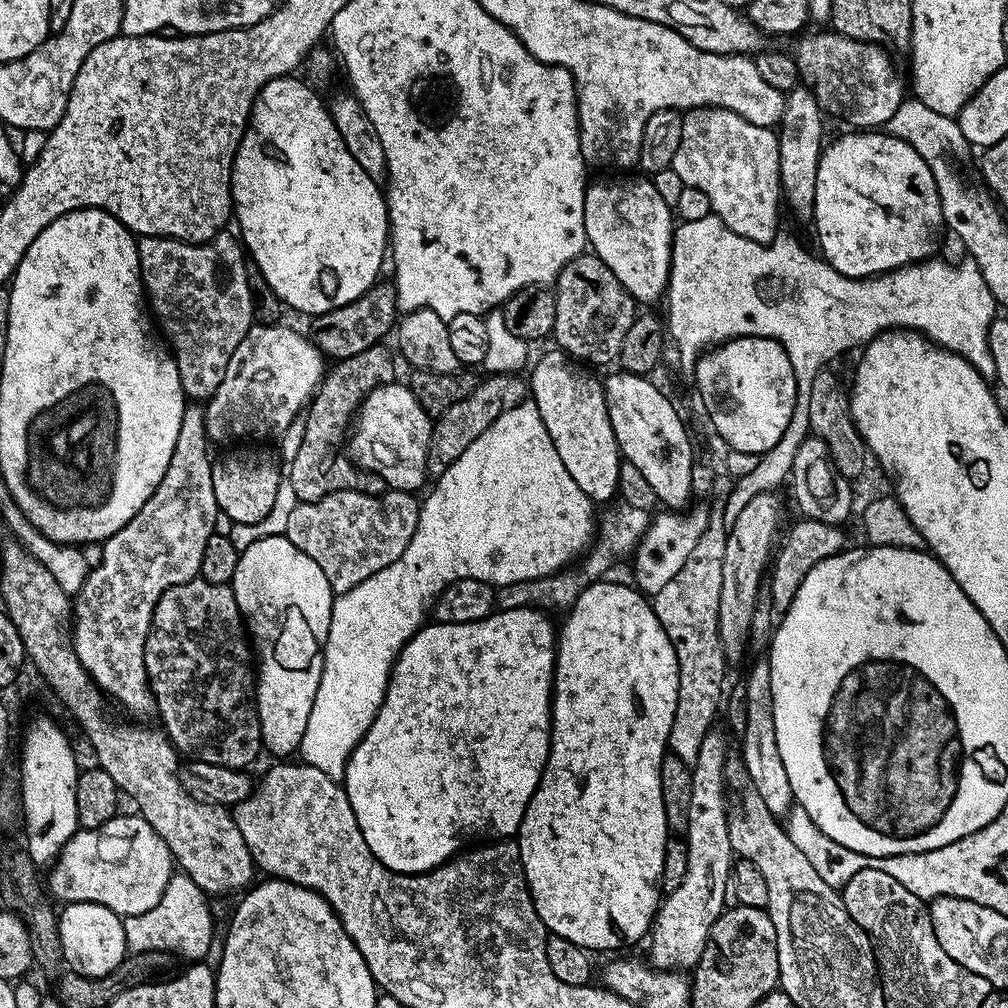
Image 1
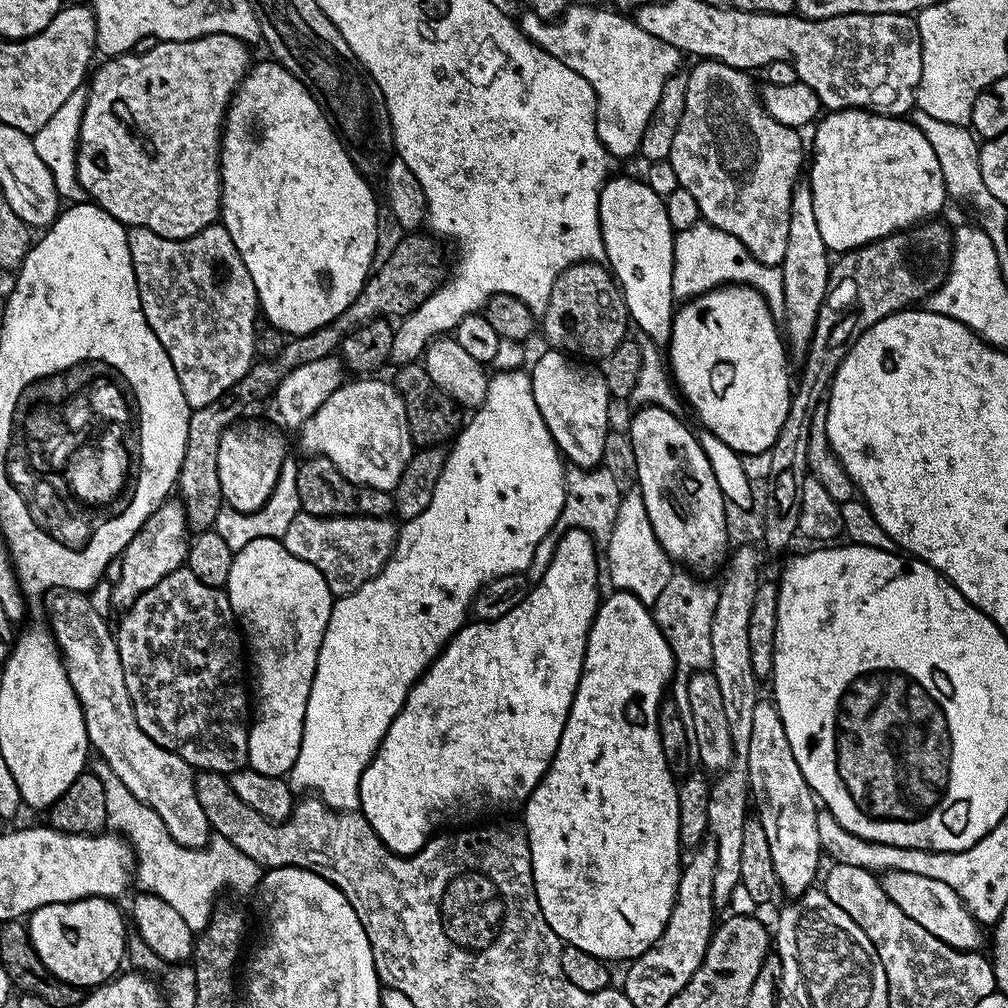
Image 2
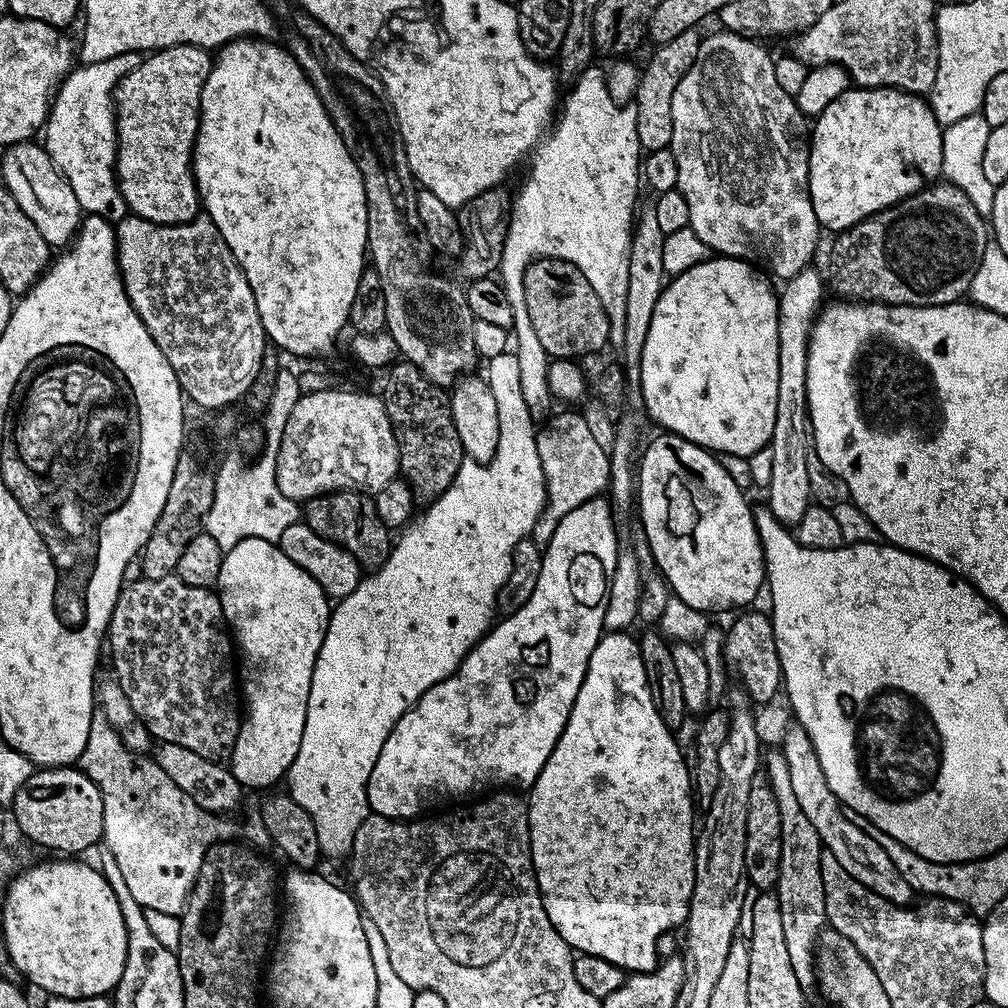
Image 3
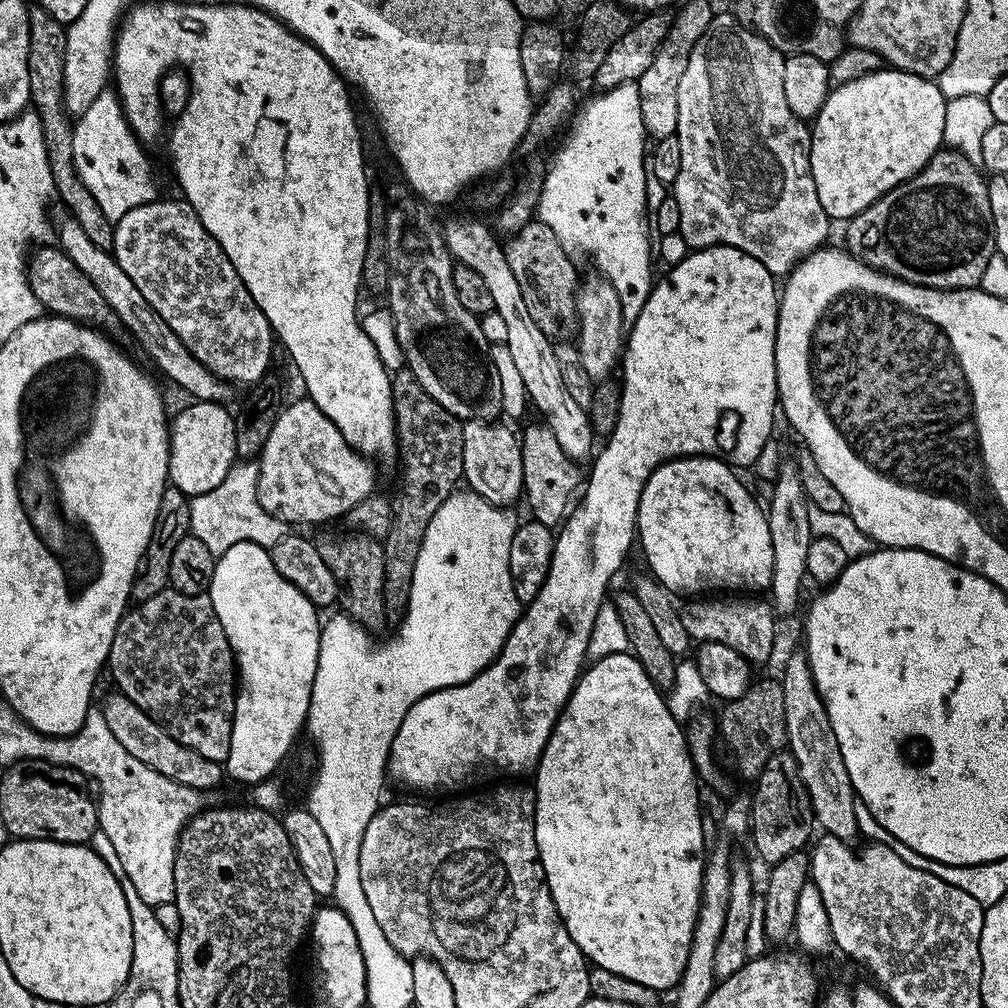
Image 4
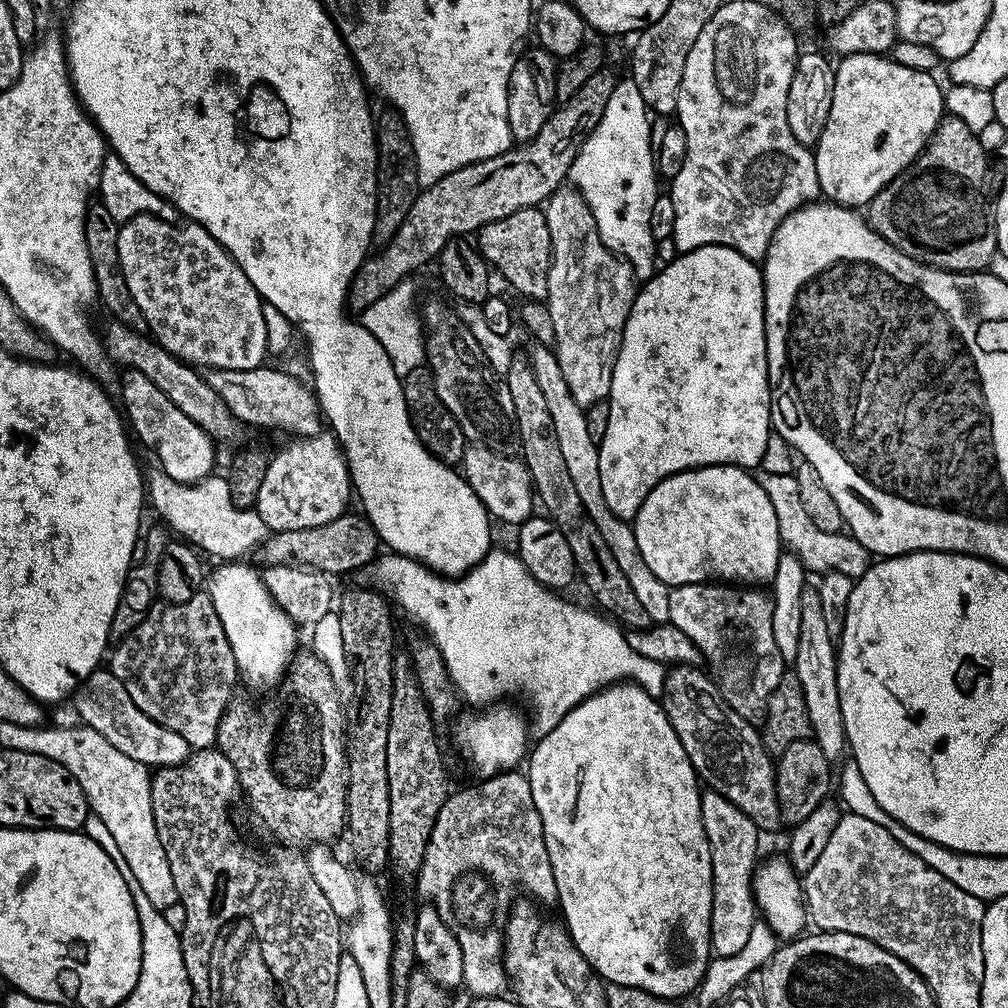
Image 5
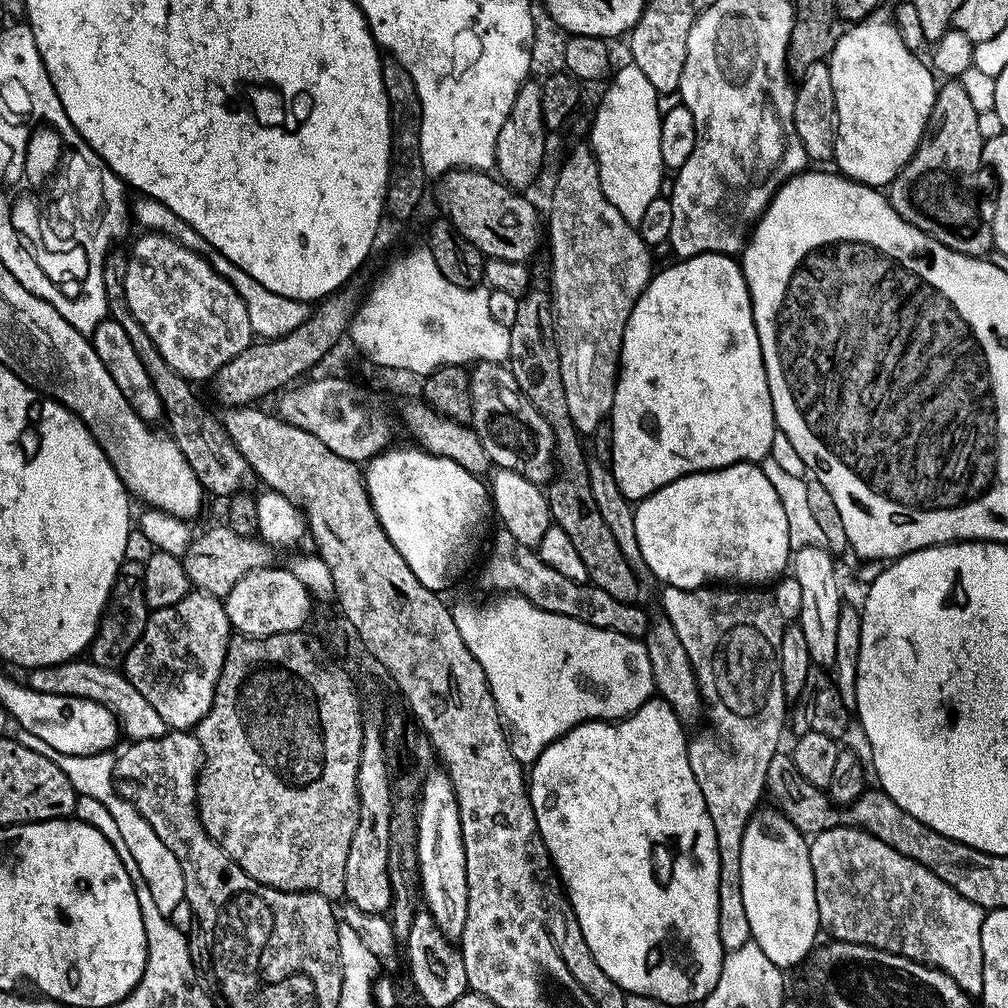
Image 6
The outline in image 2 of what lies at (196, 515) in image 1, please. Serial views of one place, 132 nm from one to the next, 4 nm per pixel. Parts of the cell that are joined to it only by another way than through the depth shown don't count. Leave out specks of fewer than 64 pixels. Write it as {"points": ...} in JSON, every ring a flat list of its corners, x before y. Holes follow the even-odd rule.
{"points":[[169,498,161,504,154,514,140,527,138,534,124,547,118,560,120,577,112,588,112,600,119,606,132,604,139,596,166,578,174,570,185,567,188,559,188,545,190,543,190,529,188,519,184,513,184,506,179,499]]}

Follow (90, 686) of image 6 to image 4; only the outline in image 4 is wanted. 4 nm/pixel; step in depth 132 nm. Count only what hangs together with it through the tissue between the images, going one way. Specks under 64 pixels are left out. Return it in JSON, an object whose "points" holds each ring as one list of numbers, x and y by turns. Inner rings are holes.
{"points":[[115,695,102,704,104,717,114,733,114,738,118,738,118,742,122,742,122,746,126,746,126,750,130,750,130,754,138,758,138,762,146,762,150,770,158,770,158,774,166,774,166,778,174,782,201,790,216,788,220,779,225,779,226,772,221,761,202,758,202,754,190,750,190,746,182,746,182,742,170,738,170,734,162,730,162,726,155,724,129,696]]}

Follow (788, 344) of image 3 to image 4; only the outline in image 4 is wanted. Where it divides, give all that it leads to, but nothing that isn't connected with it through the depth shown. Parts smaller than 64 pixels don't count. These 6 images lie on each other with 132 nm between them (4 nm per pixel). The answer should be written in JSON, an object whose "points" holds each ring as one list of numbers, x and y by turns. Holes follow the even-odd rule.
{"points":[[781,463,772,486,772,501,766,504,766,515,770,526,770,546,774,550,770,603,773,609,783,617,782,615,790,615,800,604,800,587,803,586,804,580,806,581,806,554,810,551,810,542,814,537,810,530,808,514,810,505,804,495,799,467,795,463]]}

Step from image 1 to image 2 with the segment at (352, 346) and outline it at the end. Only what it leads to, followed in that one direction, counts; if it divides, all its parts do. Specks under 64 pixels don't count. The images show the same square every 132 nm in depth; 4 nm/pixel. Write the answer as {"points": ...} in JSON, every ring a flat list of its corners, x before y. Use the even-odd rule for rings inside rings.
{"points":[[424,234,401,235,402,238,393,246,392,253,390,253,384,261,381,259,378,267,369,275,368,281,364,284,364,288,358,294,358,298,354,298,351,306,342,314,338,314,338,318,334,318,334,322,330,322,326,326,322,326,318,330,314,330,305,336,291,337,291,339,285,343,282,354,278,354,273,360,260,360,259,362,253,363,250,371,245,374,237,384,230,386,230,390,223,392,217,400,201,408,191,409,188,417,188,429,186,430,186,450,182,458,180,477,176,479,178,499,184,506,184,513,188,519,189,529,208,530,215,525,216,515,219,514,224,504,222,482,218,482,218,442,222,442,222,434,224,431,245,415,244,404,252,404,255,400,262,400,266,396,271,397,282,382,282,378,286,378,286,374,290,374,292,368,302,366,306,362,318,362,318,358,326,358,327,356,333,355,333,353,339,349,340,343,342,343,355,328,361,328,363,324,369,324,371,320,393,318,392,316,396,316,395,318,407,316,408,313,416,309,421,302,430,299,433,292,444,283,446,279,444,256,440,253,439,246,431,240,431,238,433,239,431,235,428,235,429,237,420,235]]}

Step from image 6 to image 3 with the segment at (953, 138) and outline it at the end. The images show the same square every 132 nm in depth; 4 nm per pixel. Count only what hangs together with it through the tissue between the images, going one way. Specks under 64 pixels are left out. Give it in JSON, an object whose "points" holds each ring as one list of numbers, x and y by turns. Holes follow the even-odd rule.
{"points":[[933,182,921,192,867,216,833,240,830,288,840,295,837,297,848,302,942,306,963,301,969,295,982,254,990,246,990,228,958,186]]}

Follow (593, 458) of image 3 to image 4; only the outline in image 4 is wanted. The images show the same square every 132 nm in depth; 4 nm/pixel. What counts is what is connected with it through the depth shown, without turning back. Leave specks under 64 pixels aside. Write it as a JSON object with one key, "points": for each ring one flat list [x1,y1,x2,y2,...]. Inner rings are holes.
{"points":[[543,422,535,423,526,425,524,433,521,431,518,436,522,454,522,478,524,479,522,496,525,501,528,499,528,508,532,511,531,519,537,520,539,524,544,524,548,528,555,529,565,519,566,513,581,487,581,465,570,459,566,450,562,450,558,438,554,438,554,430,550,430,548,425]]}

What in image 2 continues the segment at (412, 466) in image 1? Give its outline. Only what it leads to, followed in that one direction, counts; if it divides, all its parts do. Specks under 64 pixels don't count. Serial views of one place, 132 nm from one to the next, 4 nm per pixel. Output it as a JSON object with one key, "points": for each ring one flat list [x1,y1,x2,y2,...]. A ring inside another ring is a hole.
{"points":[[352,378,341,384,326,402,316,405,314,414,299,429,300,448,309,457,325,456,350,482,391,492,402,478,402,470,410,462,414,451,410,426,406,422,406,406,398,394,395,383,380,378]]}

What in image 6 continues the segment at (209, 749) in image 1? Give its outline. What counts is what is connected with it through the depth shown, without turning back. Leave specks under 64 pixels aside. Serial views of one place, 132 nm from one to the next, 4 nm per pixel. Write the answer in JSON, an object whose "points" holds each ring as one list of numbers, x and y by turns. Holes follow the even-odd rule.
{"points":[[199,590,189,592,182,602,174,602,174,606,157,608,149,615,146,626,142,630,142,638,134,642,128,657,124,659,122,669,128,681,136,687,138,694,162,714,162,718,172,730,192,730,200,723,214,702,214,694,218,686,218,678,222,674,222,666,226,662,226,650,232,640,234,629,228,620,221,597,211,596]]}

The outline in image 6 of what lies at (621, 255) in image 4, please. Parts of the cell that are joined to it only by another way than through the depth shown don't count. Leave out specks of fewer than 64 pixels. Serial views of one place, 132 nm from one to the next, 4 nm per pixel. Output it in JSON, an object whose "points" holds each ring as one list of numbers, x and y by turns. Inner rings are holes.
{"points":[[625,62,614,72,592,120,590,147,598,162,606,198,628,224,638,226,650,202,661,195,660,183,666,175,661,153,661,97,636,64]]}

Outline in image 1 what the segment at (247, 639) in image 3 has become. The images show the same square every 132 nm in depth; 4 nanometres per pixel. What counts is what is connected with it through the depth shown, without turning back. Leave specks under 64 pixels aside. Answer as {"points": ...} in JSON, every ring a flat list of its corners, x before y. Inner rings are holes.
{"points":[[281,534,278,536,267,536,258,542,254,542,250,547,243,549,240,553,238,570,234,570,234,578,230,585,234,598,240,607,240,615,244,618,247,635,250,637,251,647,254,649,255,659,258,661,258,679,256,681,256,709,260,719,260,738,265,749,268,748,276,755,276,758,288,758,291,752,295,753,302,742,302,734,306,734,306,722,310,722,310,710,314,710,314,694,318,694,318,682,322,678,324,669,324,647,326,638,330,630,330,618,332,617,332,602,334,593,330,582,326,582,326,574,322,574,318,562,314,558,302,554,294,542,290,542,287,536]]}

